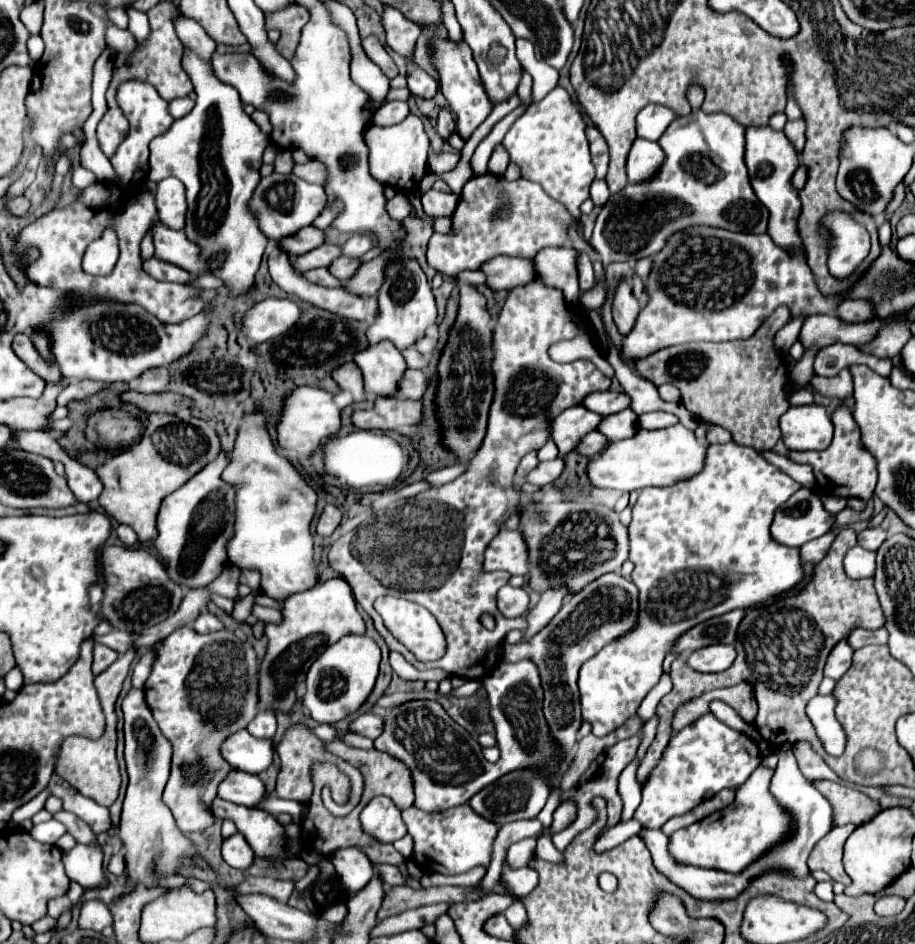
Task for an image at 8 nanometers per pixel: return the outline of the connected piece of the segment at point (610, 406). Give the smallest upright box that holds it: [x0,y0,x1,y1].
[584,391,630,415]

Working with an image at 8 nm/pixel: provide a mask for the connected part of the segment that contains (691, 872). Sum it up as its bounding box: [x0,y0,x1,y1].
[640,829,752,901]

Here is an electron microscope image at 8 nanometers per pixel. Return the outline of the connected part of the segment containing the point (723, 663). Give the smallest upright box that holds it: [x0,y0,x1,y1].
[688,645,736,673]

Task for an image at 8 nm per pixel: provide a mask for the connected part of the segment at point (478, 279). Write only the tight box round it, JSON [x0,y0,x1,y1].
[458,271,486,285]

